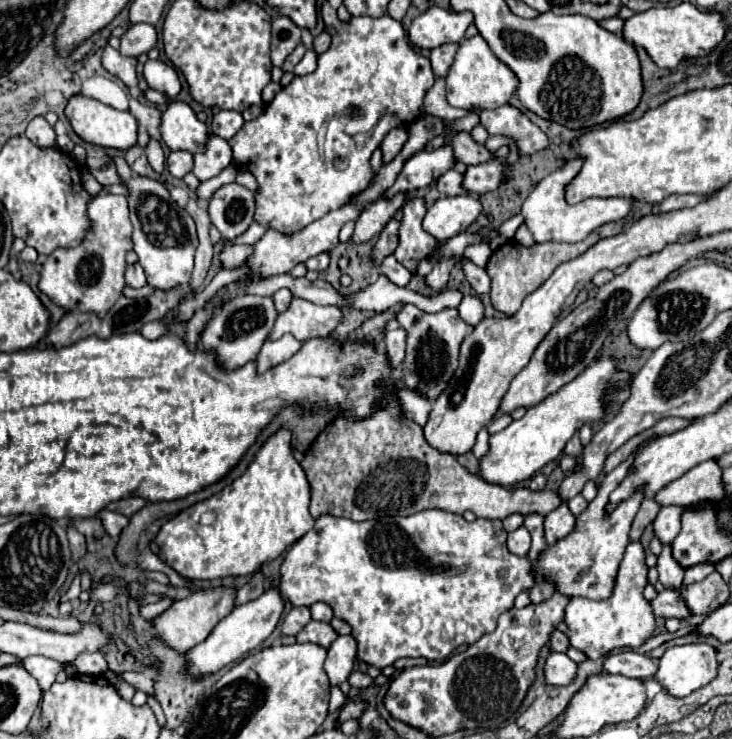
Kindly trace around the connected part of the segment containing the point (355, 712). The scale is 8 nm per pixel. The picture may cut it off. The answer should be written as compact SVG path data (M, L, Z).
M357 701L357 703L347 703L343 709L341 709L341 715L339 715L339 723L347 721L347 719L353 719L353 717L361 717L365 711L365 703L363 701Z

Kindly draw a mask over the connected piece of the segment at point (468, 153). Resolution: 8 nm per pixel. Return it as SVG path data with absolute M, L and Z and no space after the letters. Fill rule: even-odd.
M461 131L461 133L455 133L451 137L447 137L445 141L447 145L453 145L453 157L457 157L457 161L465 163L465 165L479 165L479 163L485 163L489 157L497 155L497 157L505 157L507 155L507 147L501 147L499 151L495 153L489 153L485 149L485 145L479 145L471 139L469 133Z

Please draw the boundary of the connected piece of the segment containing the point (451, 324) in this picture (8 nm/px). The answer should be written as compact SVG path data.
M403 305L395 319L407 329L407 355L401 365L401 381L409 389L423 393L429 401L435 401L453 377L459 363L459 345L473 327L459 317L457 309L443 309L441 313L427 315L415 305Z

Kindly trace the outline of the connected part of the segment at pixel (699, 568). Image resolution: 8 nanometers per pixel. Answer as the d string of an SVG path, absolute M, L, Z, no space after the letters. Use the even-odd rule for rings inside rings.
M701 563L701 565L693 565L685 571L685 579L683 579L683 585L693 585L697 581L703 581L709 573L713 573L715 567L711 563Z

